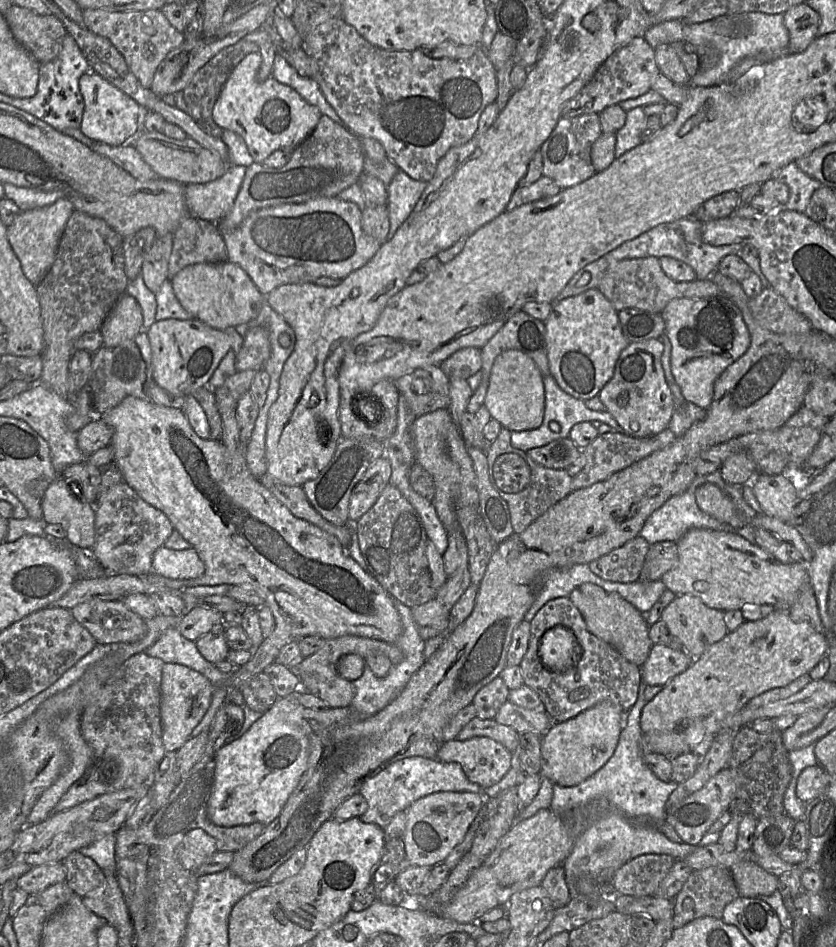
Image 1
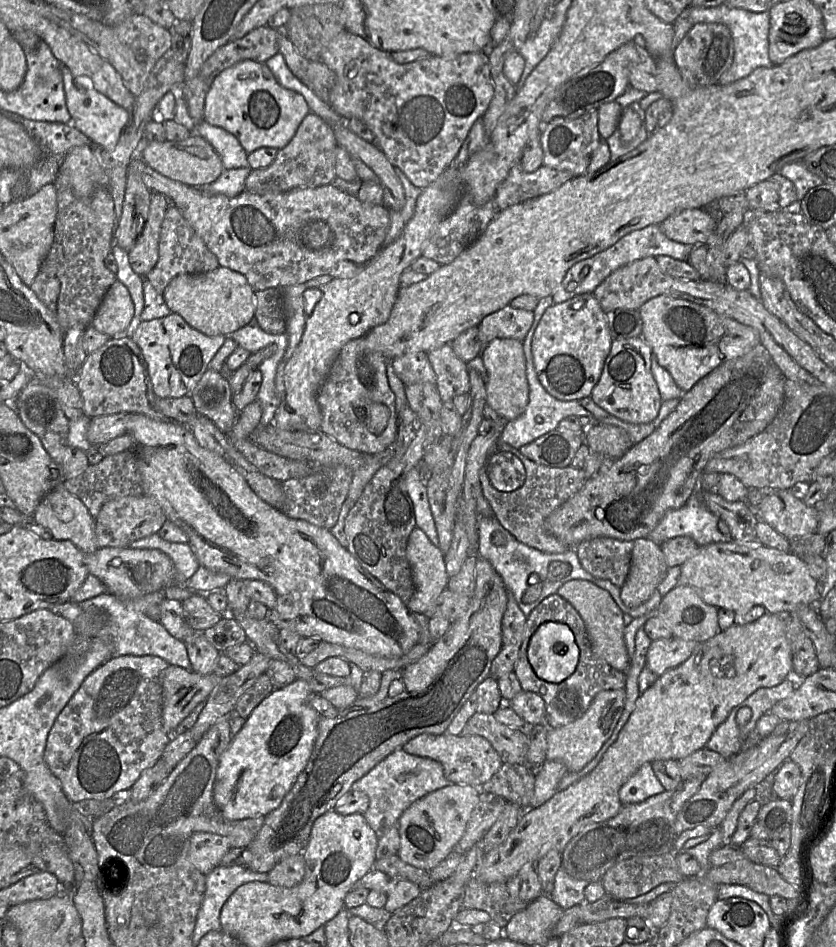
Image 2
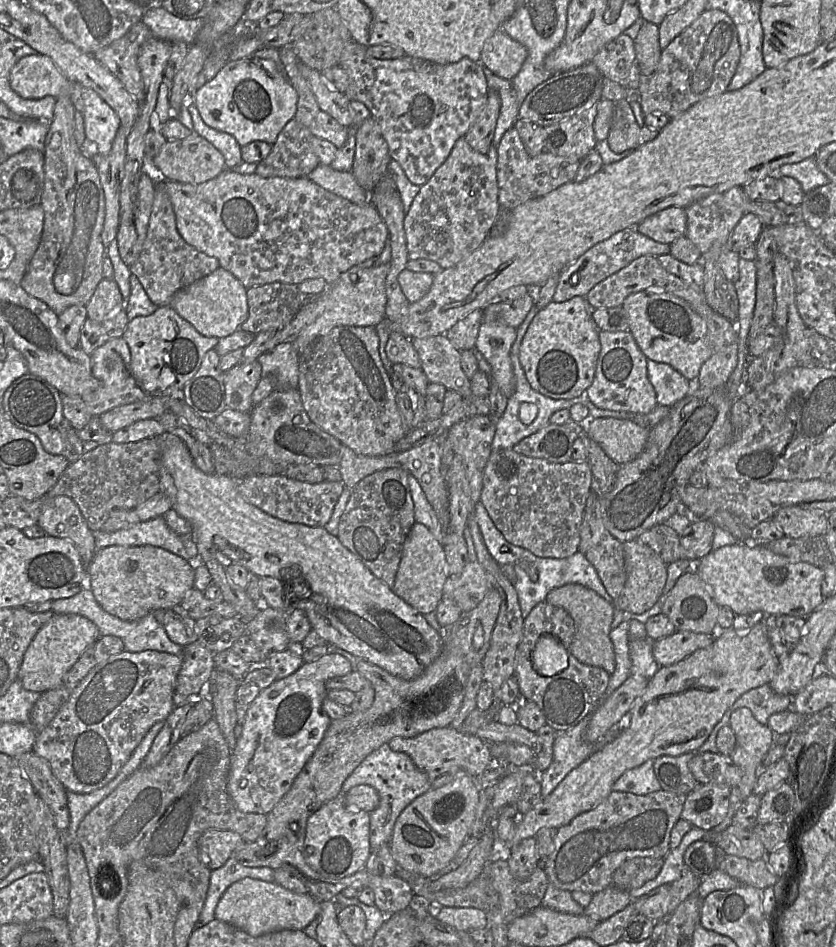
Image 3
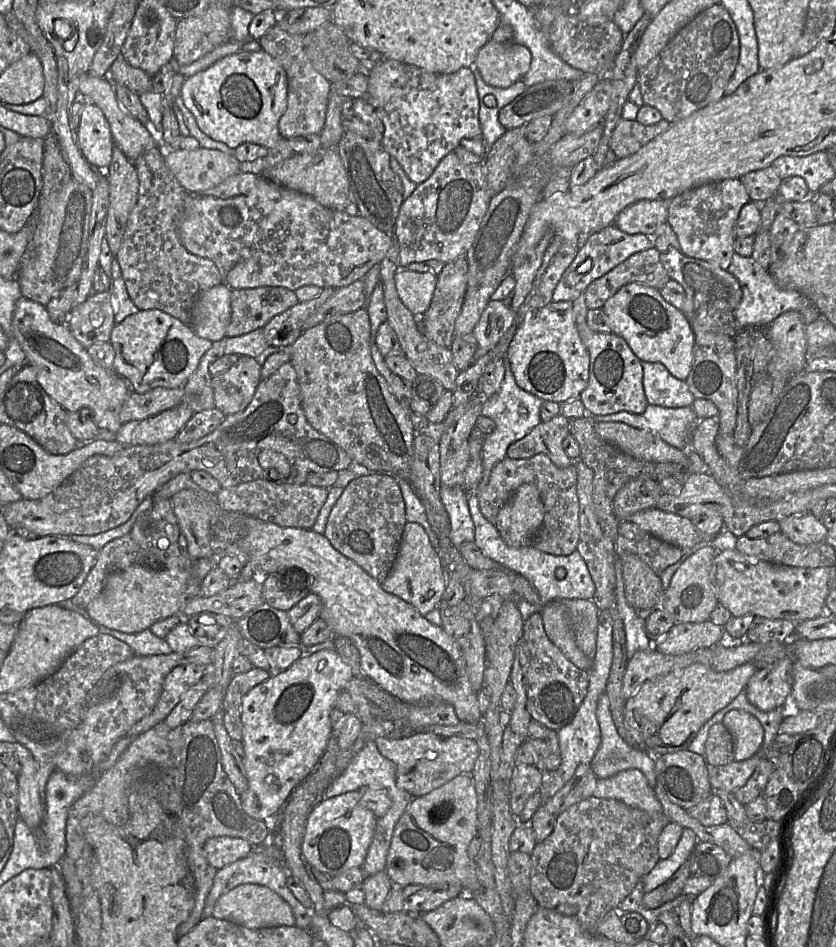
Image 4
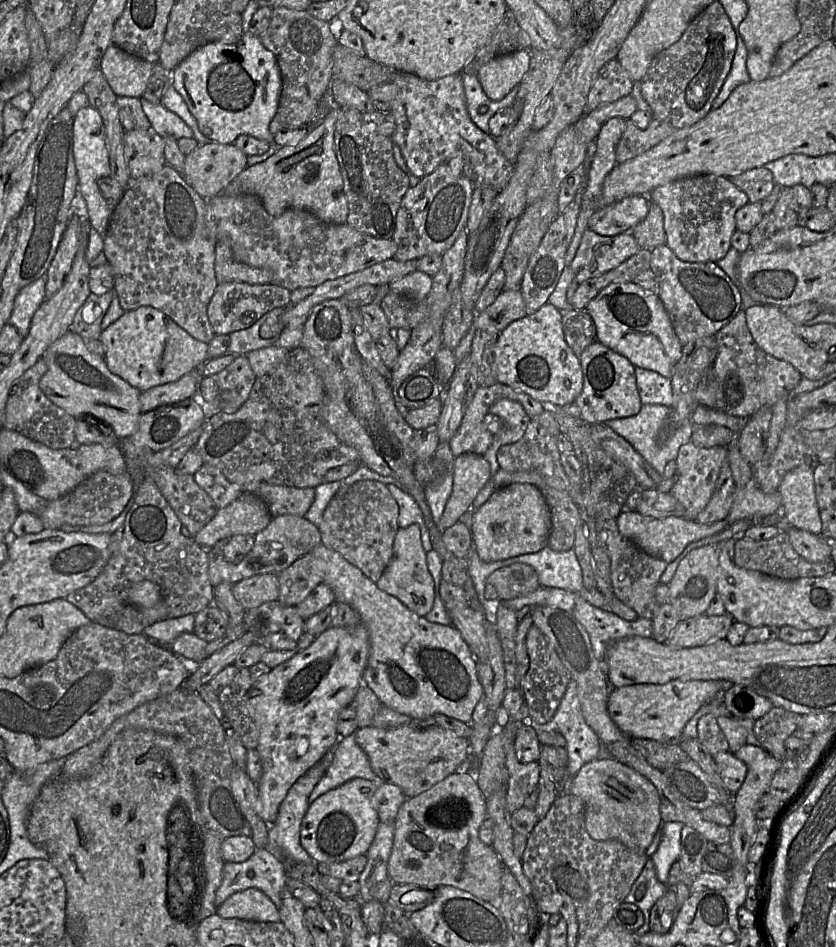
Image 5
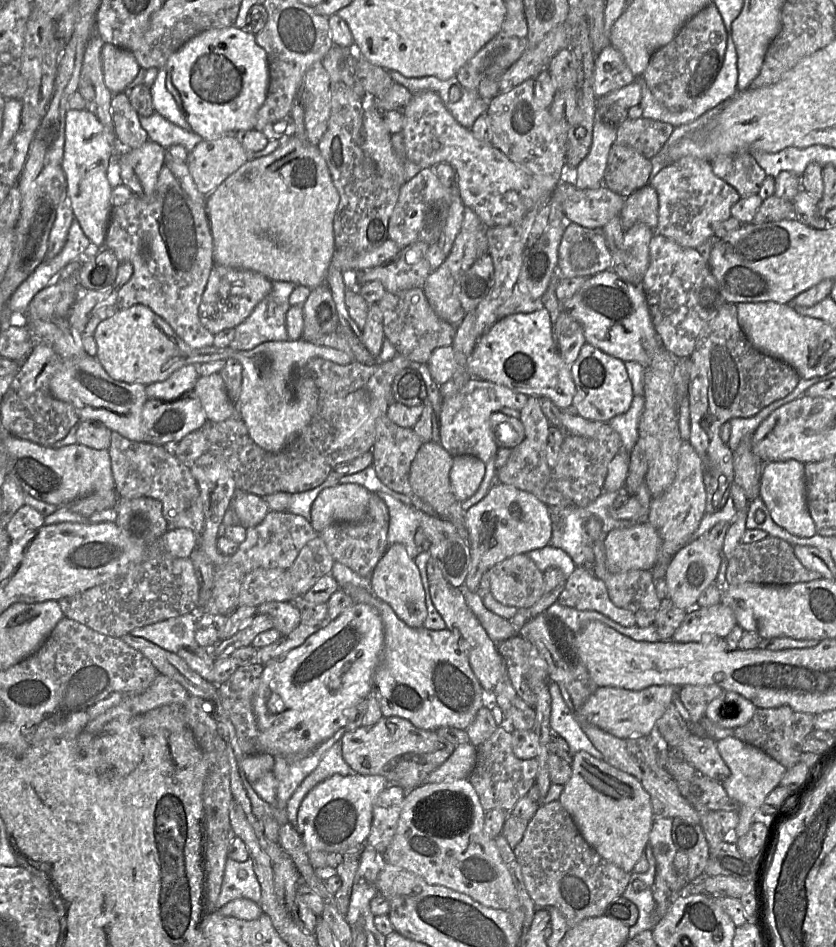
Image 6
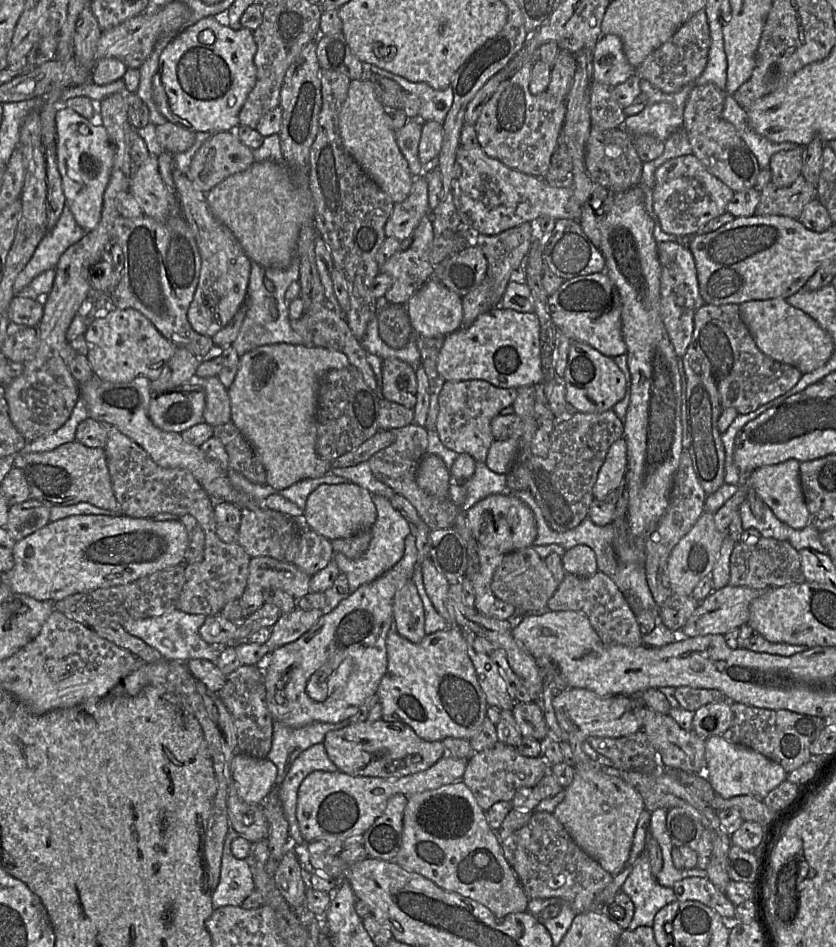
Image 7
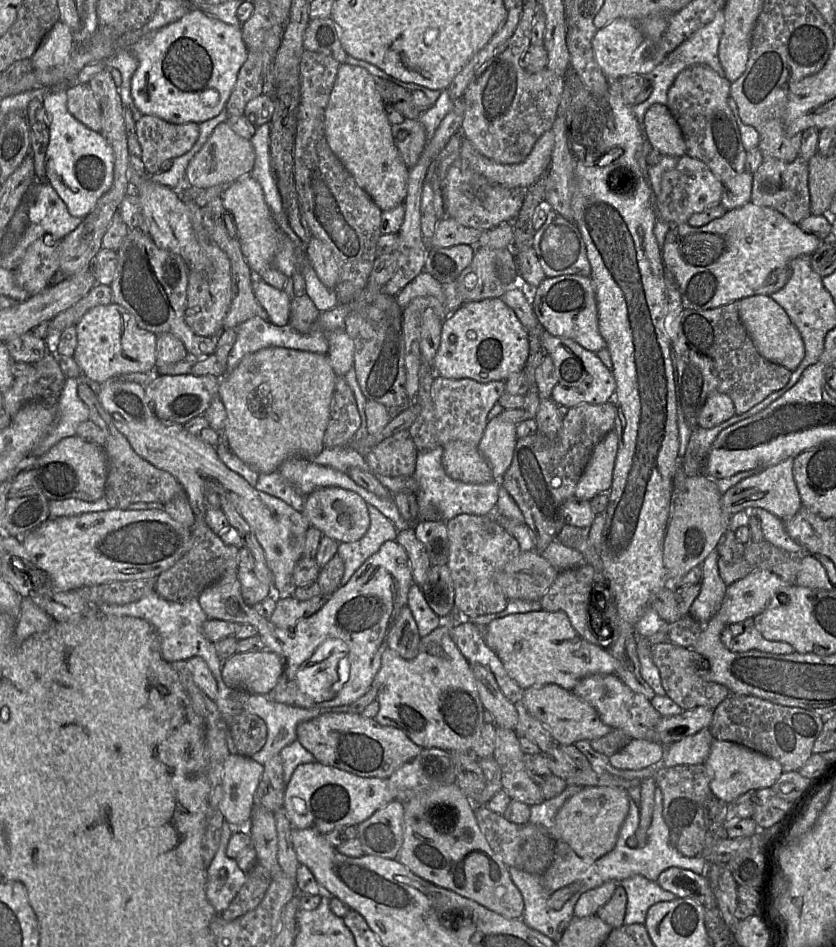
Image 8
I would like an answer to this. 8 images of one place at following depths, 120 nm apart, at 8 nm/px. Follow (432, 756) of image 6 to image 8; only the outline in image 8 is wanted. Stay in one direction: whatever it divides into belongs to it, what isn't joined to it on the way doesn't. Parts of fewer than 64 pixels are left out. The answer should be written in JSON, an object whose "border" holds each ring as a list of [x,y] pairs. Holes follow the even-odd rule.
{"border":[[[321,713],[311,720],[300,723],[297,726],[296,735],[297,741],[315,757],[316,761],[361,777],[387,779],[399,767],[414,759],[424,749],[412,742],[402,730],[392,726],[383,726],[374,718],[354,713]]]}

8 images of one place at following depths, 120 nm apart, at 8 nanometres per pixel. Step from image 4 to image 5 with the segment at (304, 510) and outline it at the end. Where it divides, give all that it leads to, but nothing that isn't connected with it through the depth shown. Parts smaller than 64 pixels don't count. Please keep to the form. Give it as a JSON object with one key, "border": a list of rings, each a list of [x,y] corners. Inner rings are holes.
{"border":[[[261,483],[254,493],[266,503],[272,517],[304,517],[314,501],[315,488],[299,489]]]}

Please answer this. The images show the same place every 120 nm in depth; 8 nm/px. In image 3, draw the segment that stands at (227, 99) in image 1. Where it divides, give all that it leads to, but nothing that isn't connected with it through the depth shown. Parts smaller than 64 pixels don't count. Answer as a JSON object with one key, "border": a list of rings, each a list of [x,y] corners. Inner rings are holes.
{"border":[[[254,56],[228,62],[212,80],[196,90],[190,99],[208,127],[230,134],[243,147],[255,141],[273,145],[285,125],[294,118],[298,96],[274,62]]]}

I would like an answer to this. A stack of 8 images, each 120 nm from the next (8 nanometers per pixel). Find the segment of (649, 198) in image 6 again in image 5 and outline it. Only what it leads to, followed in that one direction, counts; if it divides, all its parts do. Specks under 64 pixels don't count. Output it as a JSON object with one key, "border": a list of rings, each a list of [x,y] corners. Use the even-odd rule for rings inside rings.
{"border":[[[650,204],[647,216],[630,232],[641,249],[653,250],[655,247],[666,244],[663,212],[660,207]]]}

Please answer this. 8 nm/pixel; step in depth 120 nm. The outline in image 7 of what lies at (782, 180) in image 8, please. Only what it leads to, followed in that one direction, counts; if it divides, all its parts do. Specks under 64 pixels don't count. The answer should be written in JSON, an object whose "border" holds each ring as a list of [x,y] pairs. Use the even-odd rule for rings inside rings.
{"border":[[[800,174],[789,187],[780,188],[772,182],[767,184],[760,191],[760,200],[755,214],[780,215],[799,219],[806,204],[816,198],[816,187]]]}

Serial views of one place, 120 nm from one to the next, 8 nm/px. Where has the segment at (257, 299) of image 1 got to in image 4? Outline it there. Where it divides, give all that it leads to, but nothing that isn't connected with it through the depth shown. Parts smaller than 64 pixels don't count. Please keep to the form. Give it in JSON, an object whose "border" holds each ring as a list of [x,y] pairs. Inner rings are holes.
{"border":[[[221,283],[198,296],[189,323],[198,337],[212,342],[226,337],[231,319],[231,292],[231,288]]]}

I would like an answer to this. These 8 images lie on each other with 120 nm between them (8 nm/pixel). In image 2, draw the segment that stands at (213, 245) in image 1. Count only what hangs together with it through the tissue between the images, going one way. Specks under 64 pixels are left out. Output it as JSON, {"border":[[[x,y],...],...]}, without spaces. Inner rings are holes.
{"border":[[[173,204],[167,207],[161,224],[158,251],[158,261],[144,279],[149,281],[159,294],[163,294],[165,288],[178,275],[202,274],[220,267],[216,256]]]}

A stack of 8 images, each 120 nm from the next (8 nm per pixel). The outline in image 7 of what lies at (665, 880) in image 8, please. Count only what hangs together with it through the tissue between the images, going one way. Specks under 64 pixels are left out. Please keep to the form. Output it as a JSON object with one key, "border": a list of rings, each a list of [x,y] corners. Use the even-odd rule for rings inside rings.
{"border":[[[687,877],[675,882],[672,890],[678,901],[699,901],[714,909],[726,921],[736,921],[736,906],[708,878]]]}

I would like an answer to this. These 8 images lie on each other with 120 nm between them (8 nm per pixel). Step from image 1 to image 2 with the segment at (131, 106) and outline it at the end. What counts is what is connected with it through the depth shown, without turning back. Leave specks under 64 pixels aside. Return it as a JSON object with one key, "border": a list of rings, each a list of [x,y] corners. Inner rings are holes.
{"border":[[[63,65],[61,71],[66,106],[71,116],[71,124],[84,134],[91,141],[92,145],[95,145],[100,150],[114,150],[129,122],[129,111],[118,106],[109,98],[95,90],[87,77],[74,78],[68,68]]]}

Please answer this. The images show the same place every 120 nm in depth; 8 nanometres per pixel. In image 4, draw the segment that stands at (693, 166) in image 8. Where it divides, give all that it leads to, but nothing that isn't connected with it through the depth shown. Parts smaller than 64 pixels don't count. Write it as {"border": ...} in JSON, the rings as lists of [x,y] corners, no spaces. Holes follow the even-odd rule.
{"border":[[[726,179],[685,191],[668,201],[667,223],[674,230],[680,251],[728,270],[735,253],[735,224],[744,205],[751,202],[740,179]]]}

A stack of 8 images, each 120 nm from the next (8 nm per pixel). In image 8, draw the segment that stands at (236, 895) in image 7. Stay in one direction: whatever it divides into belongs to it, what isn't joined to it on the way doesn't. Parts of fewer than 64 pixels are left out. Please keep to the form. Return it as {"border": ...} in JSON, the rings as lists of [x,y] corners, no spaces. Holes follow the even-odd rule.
{"border":[[[227,821],[223,823],[220,845],[207,868],[207,898],[218,914],[225,911],[246,883],[248,874],[243,872],[235,859],[226,854],[228,842],[239,829]]]}

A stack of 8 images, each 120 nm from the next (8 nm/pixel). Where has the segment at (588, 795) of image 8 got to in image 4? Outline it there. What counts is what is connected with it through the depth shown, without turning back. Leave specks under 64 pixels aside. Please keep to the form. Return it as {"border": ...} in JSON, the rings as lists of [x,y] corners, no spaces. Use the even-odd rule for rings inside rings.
{"border":[[[637,769],[624,770],[616,775],[606,778],[598,779],[593,797],[602,799],[614,799],[624,804],[645,811],[650,814],[657,814],[663,812],[661,803],[655,795],[654,790],[649,787],[644,774]]]}

